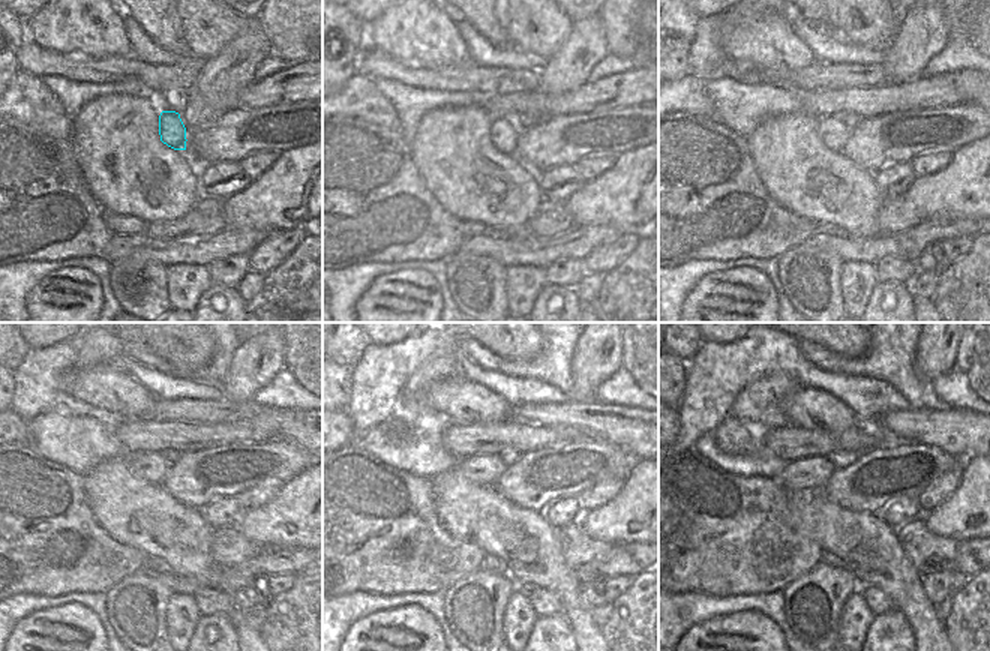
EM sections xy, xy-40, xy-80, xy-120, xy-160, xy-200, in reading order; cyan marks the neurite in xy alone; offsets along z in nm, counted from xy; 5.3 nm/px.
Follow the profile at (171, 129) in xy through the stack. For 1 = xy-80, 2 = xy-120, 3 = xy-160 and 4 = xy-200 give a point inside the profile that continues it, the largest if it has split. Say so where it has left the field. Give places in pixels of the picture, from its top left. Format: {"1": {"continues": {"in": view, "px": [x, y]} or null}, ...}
{"1": {"continues": {"in": "xy-80", "px": [833, 134]}}, "2": {"continues": {"in": "xy-120", "px": [152, 467]}}, "3": {"continues": {"in": "xy-160", "px": [485, 470]}}, "4": {"continues": {"in": "xy-200", "px": [812, 473]}}}

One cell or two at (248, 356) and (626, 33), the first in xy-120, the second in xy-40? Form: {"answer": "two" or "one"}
{"answer": "two"}

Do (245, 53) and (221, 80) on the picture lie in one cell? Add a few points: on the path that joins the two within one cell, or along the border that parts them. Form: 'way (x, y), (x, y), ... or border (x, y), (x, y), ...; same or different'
way (239, 59), (227, 74); same

